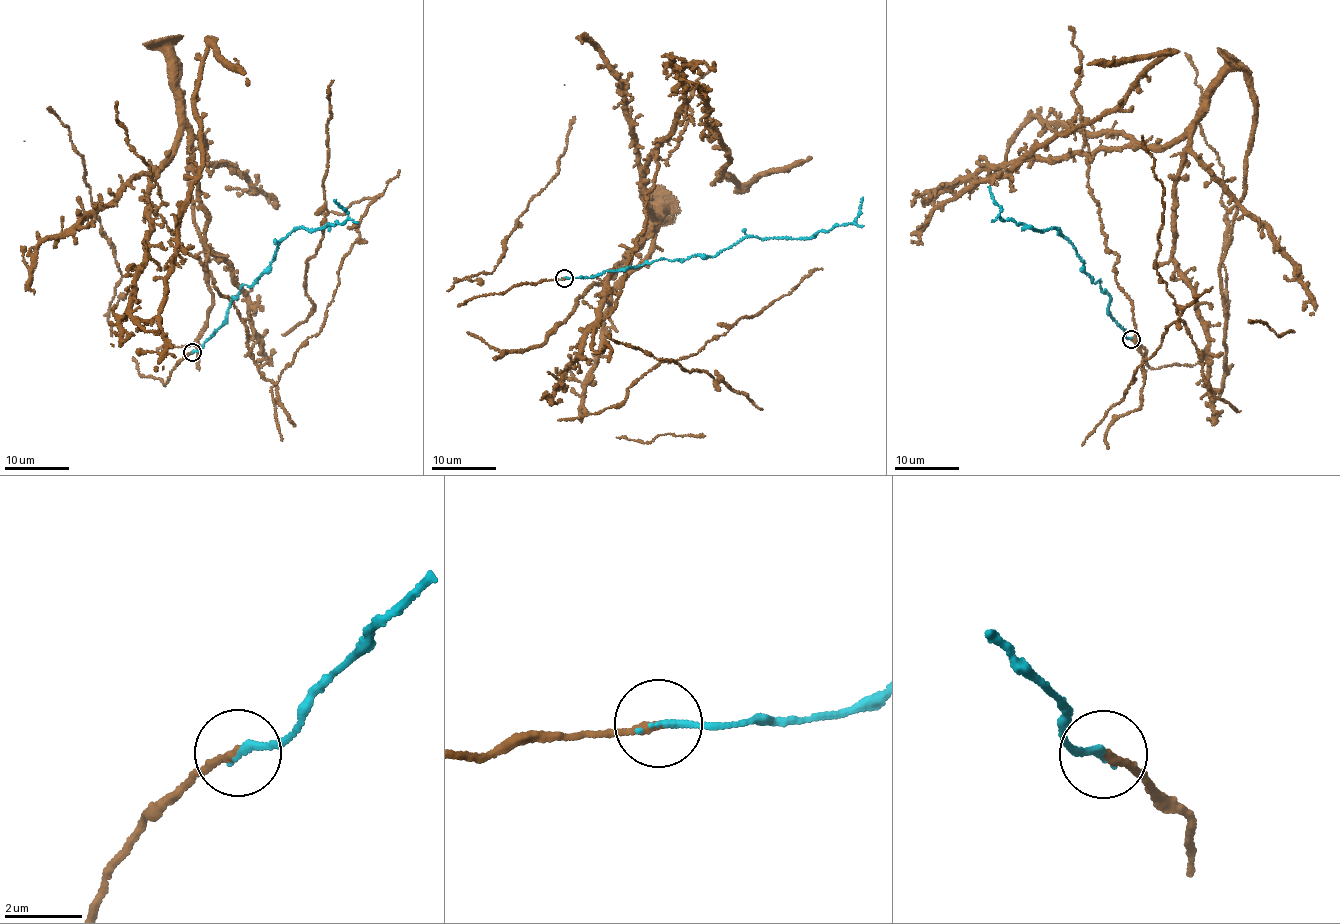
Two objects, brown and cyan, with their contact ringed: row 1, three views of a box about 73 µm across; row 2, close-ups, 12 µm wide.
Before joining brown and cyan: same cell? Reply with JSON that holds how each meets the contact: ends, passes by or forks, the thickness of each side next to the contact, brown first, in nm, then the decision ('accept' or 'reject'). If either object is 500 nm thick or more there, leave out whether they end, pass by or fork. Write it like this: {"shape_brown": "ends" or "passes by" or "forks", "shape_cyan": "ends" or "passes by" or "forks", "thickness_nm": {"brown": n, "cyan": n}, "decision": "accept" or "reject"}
{"shape_brown": "ends", "shape_cyan": "ends", "thickness_nm": {"brown": 200, "cyan": 180}, "decision": "accept"}

